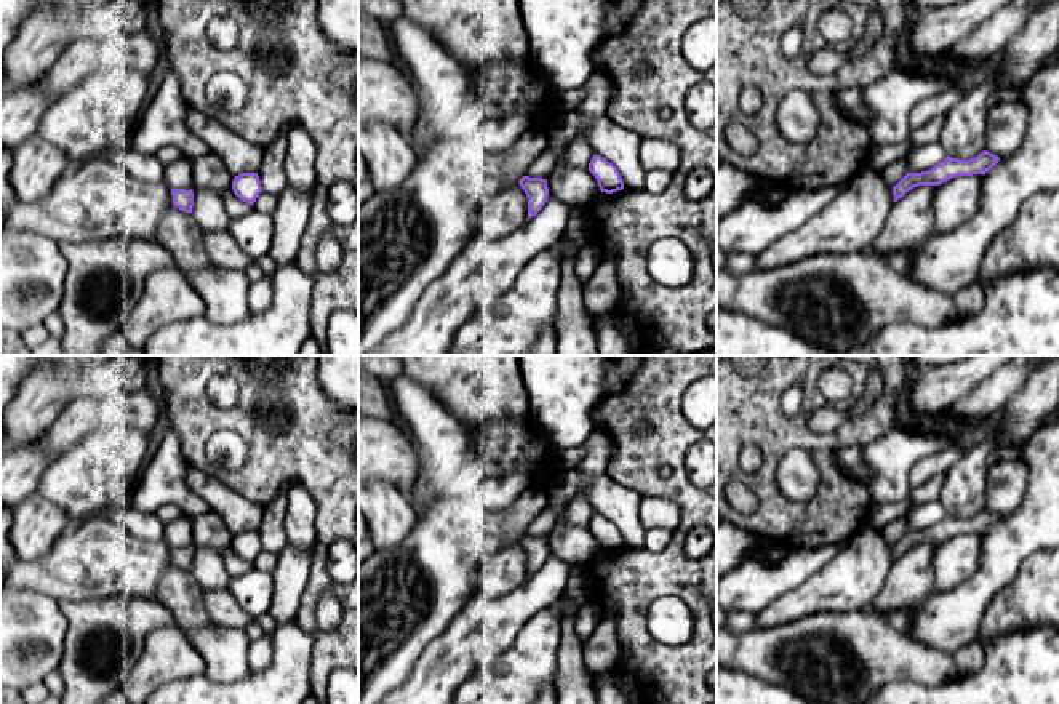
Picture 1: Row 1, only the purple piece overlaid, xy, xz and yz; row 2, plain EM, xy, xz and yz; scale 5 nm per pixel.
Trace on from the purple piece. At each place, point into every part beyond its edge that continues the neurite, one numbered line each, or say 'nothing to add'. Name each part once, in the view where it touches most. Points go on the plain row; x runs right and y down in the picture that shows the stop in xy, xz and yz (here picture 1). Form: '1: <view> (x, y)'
nothing to add

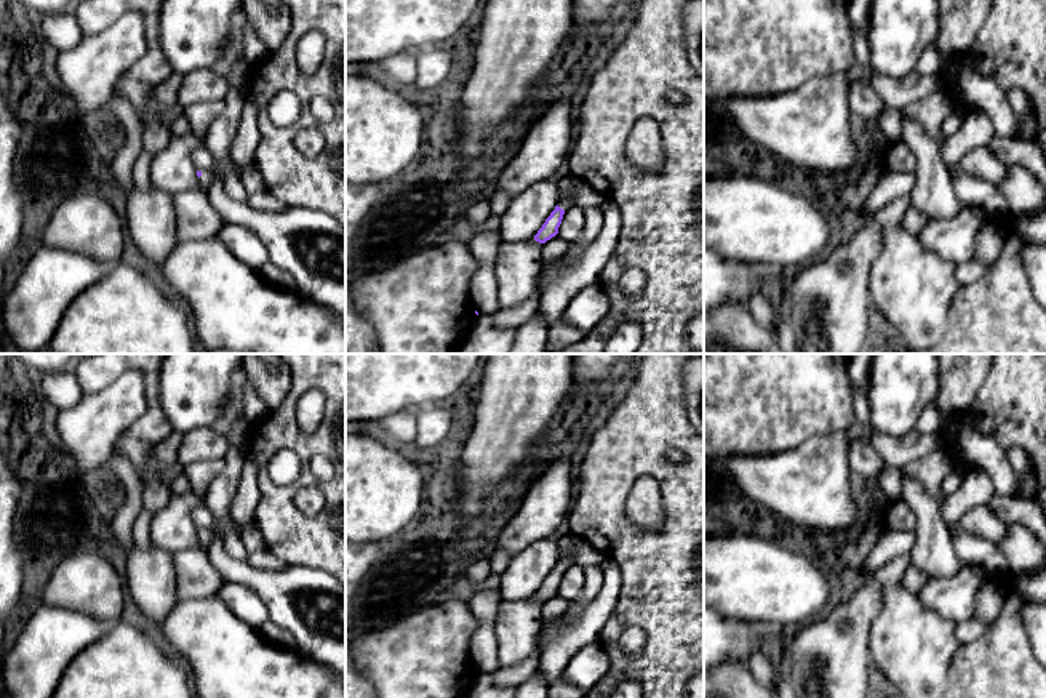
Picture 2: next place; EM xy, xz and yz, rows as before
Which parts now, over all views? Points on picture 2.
1: xz (566, 546)

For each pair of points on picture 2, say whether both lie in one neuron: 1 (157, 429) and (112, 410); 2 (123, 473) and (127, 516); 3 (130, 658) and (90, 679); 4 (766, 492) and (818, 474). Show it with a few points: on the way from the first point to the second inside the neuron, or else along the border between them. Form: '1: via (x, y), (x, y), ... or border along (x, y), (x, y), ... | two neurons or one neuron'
1: border along (144, 383), (146, 410), (120, 436), (114, 449) | two neurons
2: via (131, 484), (131, 505) | one neuron
3: via (120, 668), (109, 679), (99, 679) | one neuron
4: via (779, 484), (805, 484) | one neuron

